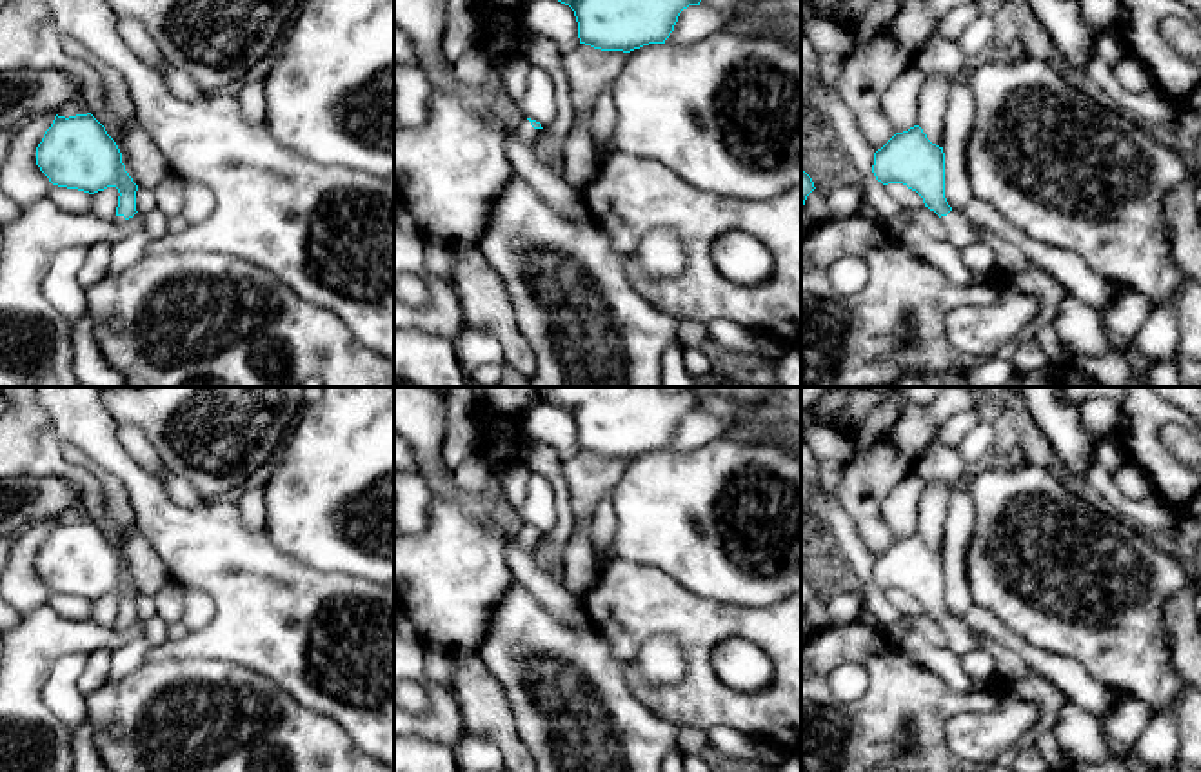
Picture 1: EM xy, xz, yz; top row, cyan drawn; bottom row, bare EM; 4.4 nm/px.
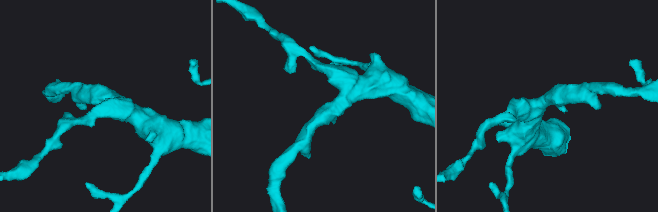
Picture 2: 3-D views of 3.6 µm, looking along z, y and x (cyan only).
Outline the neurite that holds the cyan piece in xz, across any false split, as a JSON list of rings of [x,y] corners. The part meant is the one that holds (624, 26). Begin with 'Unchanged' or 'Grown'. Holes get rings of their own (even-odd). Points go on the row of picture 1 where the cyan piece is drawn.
Unchanged. [[[558,0],[574,11],[580,44],[630,53],[665,44],[678,16],[701,0]]]

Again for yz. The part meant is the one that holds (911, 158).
Grown. [[[919,125],[896,133],[874,153],[872,173],[883,185],[903,183],[916,191],[925,207],[934,211],[947,231],[947,240],[958,249],[981,243],[972,223],[948,205],[945,198],[945,153],[932,144]]]

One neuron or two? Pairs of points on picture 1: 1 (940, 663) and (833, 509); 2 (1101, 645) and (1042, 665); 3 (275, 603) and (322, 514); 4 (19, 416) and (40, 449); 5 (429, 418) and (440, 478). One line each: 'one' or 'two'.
1: one
2: two
3: two
4: one
5: one

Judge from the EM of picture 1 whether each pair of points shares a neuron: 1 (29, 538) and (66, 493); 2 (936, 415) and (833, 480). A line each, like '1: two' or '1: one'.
1: two
2: two

